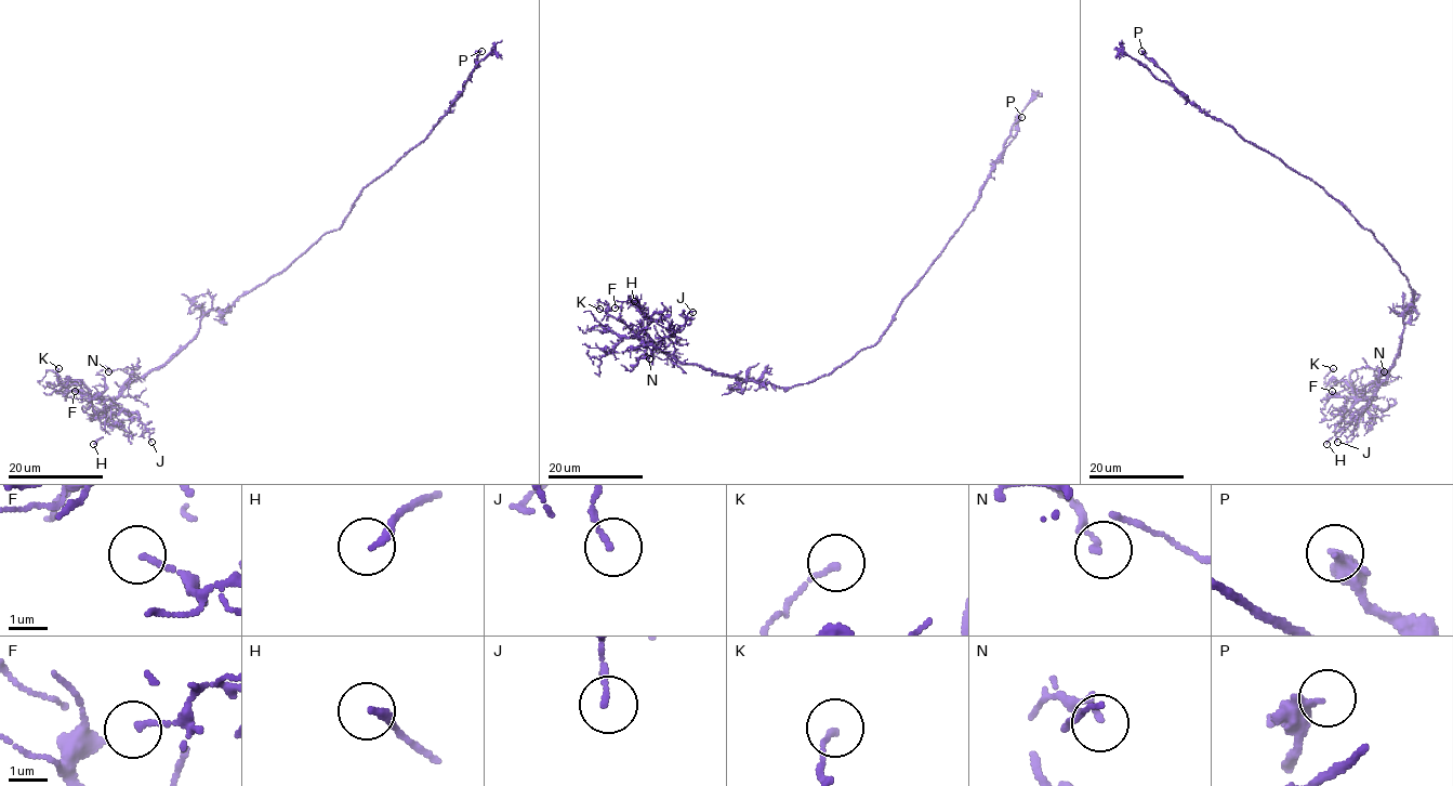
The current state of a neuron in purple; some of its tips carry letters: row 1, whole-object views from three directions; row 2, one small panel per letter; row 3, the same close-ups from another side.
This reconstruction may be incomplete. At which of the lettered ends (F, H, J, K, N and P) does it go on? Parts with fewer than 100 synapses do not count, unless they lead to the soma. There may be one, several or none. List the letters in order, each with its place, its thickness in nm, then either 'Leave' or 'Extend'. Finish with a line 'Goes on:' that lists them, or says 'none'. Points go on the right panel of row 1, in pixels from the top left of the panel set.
F: Place: (1332, 391). Thickness 130 nm. Leave
H: Place: (1326, 444). Thickness 180 nm. Extend
J: Place: (1337, 442). Thickness 130 nm. Leave
K: Place: (1333, 368). Thickness 140 nm. Leave
N: Place: (1384, 371). Thickness 130 nm. Leave
P: Place: (1141, 51). Thickness 360 nm. Leave
Goes on: H

